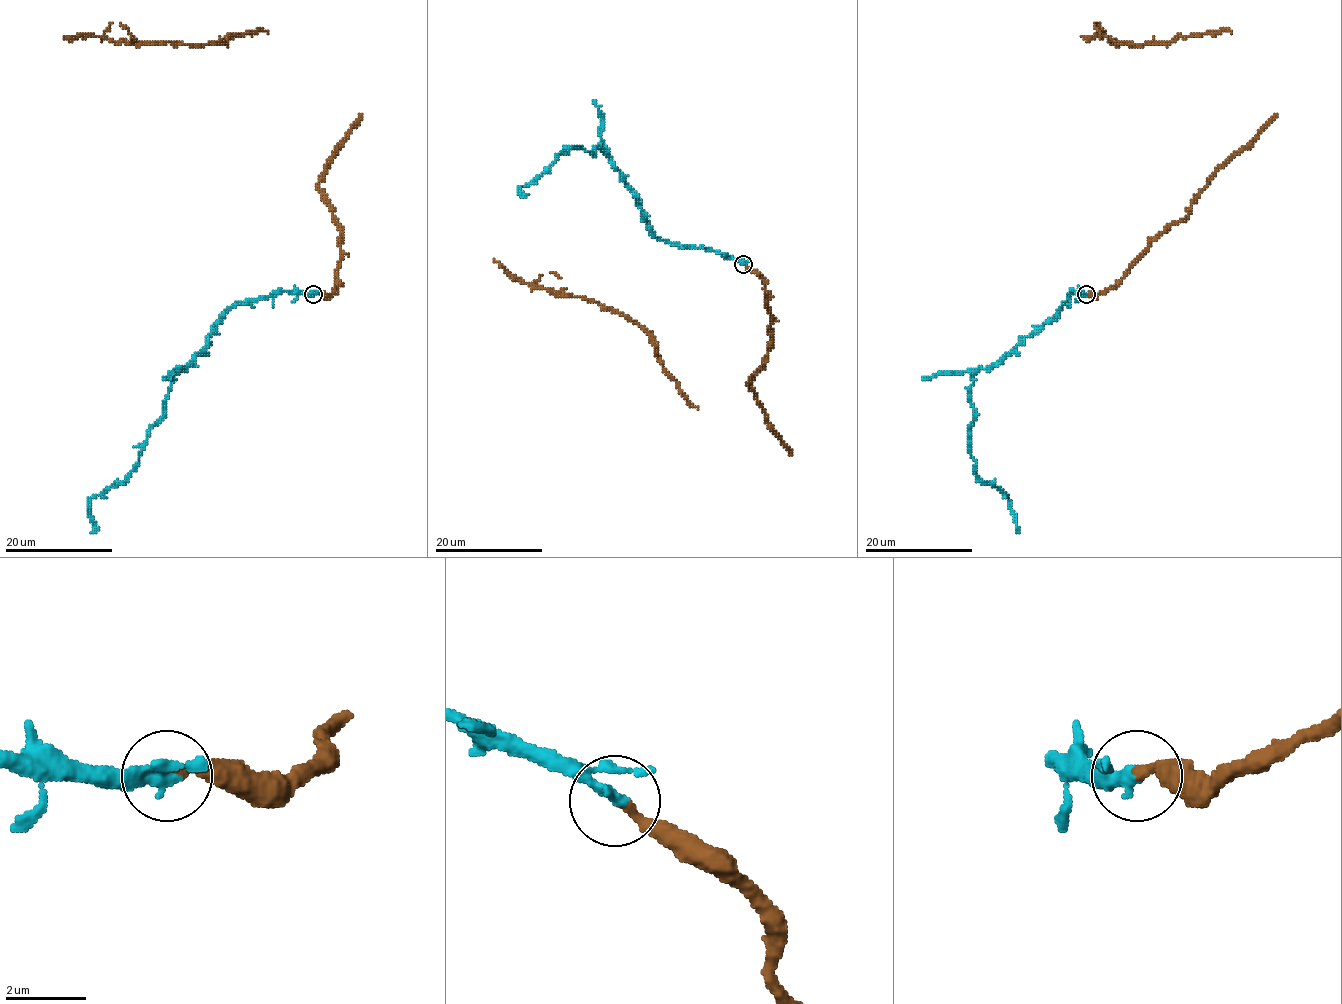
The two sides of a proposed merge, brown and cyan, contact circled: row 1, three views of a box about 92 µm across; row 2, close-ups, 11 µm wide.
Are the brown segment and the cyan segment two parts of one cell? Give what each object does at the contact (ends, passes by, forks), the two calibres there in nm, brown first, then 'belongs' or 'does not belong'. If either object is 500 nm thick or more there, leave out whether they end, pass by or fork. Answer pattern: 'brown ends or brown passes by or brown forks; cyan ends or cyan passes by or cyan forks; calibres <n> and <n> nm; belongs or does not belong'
brown ends; cyan passes by; calibres 240 and 240 nm; belongs

